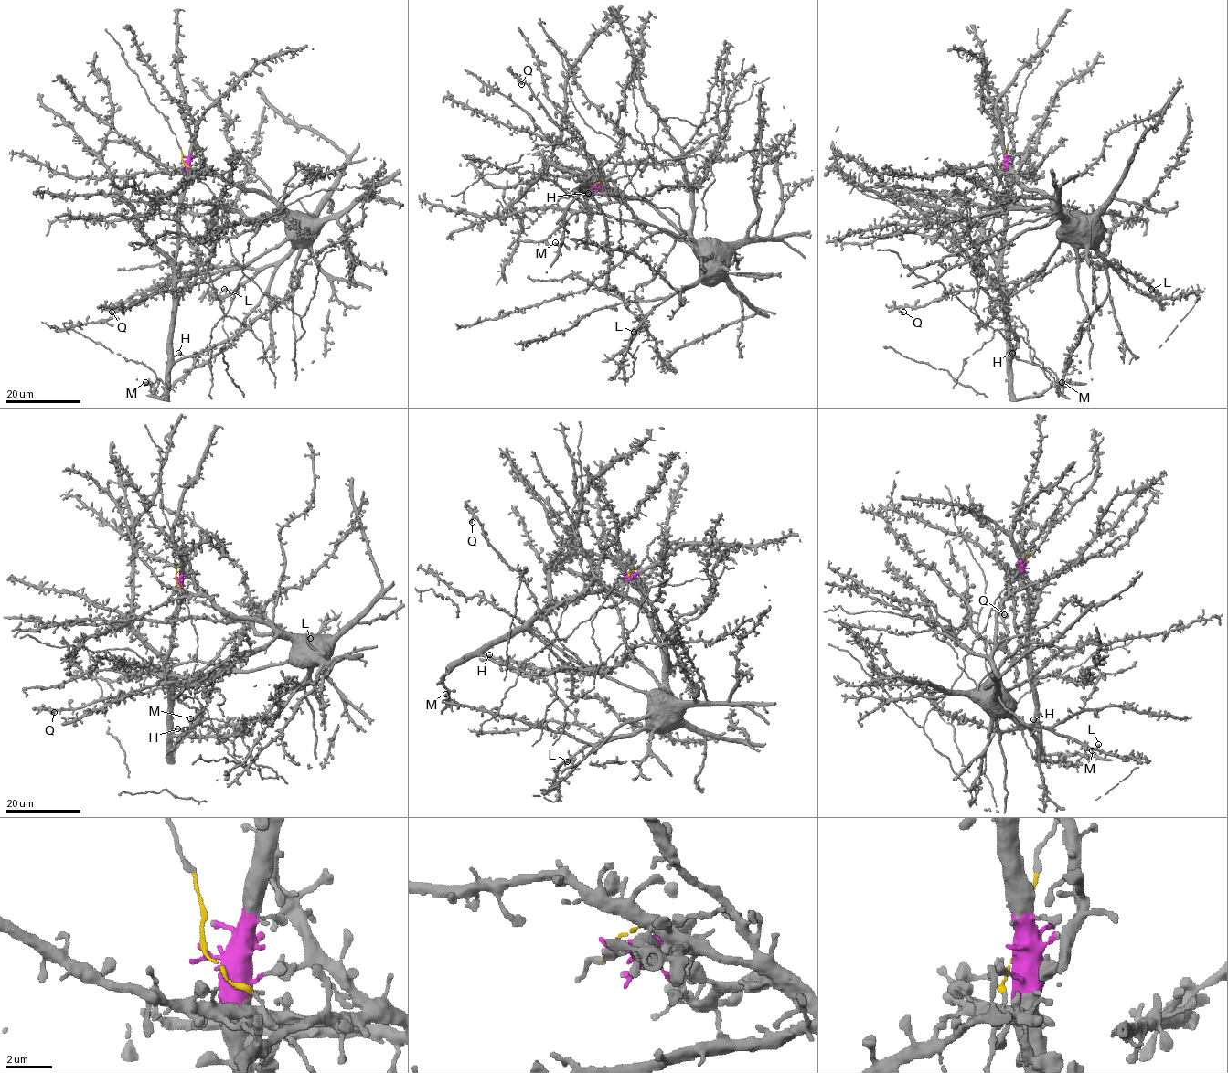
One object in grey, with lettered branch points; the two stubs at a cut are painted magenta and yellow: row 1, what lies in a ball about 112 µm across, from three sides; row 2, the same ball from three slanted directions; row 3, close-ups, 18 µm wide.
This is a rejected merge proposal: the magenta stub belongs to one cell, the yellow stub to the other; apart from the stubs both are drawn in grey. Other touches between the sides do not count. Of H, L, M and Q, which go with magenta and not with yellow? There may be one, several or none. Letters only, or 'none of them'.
H, M

